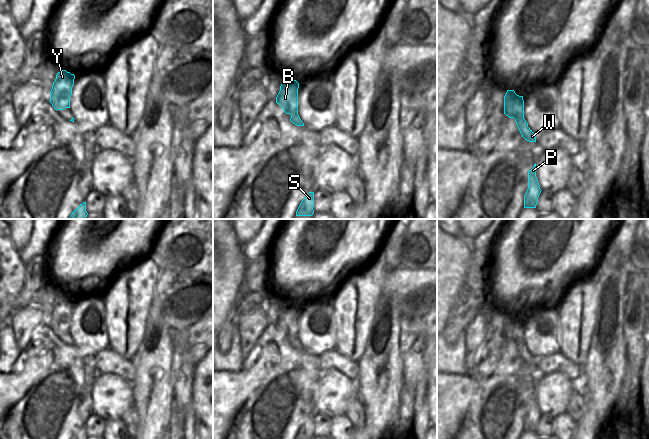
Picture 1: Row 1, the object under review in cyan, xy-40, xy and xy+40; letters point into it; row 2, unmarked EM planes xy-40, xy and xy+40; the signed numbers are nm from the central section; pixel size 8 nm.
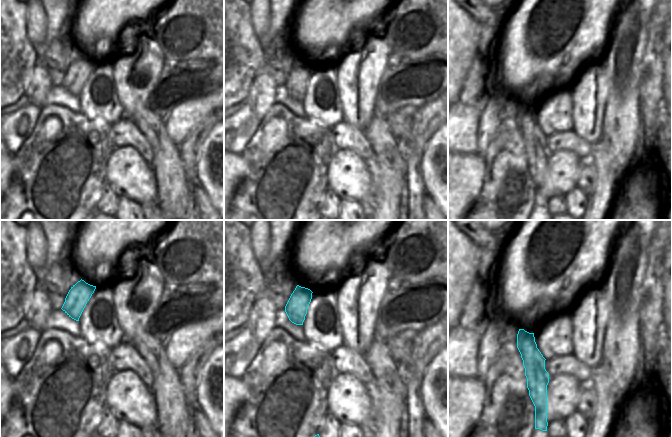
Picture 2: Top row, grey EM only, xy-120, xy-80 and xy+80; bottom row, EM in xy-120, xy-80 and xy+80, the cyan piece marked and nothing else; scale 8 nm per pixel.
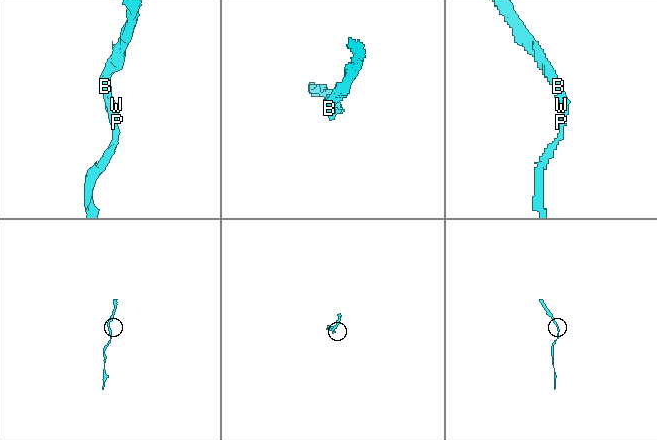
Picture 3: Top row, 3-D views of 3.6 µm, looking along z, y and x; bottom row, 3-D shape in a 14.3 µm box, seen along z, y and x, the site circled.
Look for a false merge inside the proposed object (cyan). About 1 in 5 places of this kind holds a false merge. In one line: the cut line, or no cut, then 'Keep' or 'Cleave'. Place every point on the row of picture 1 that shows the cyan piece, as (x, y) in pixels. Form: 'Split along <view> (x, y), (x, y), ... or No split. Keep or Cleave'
No split. Keep

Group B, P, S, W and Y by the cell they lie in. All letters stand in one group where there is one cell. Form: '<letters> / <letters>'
B P S W Y

